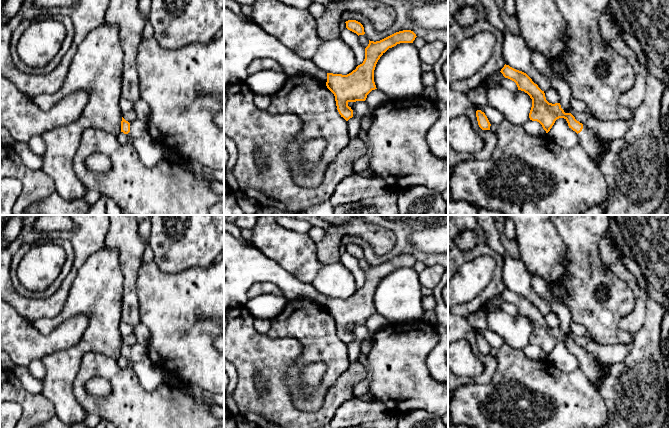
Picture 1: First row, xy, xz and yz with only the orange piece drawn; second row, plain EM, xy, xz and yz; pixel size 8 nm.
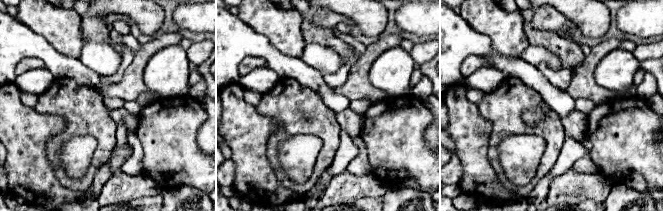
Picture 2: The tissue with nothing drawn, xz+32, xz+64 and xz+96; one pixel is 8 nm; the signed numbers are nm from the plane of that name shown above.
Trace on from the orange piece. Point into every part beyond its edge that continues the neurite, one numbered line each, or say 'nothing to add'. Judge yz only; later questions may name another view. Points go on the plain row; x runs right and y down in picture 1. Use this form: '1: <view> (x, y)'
1: yz (635, 390)

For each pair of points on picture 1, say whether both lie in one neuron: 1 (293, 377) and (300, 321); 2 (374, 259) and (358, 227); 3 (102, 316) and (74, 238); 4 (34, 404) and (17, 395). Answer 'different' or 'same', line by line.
1: same
2: different
3: different
4: same

